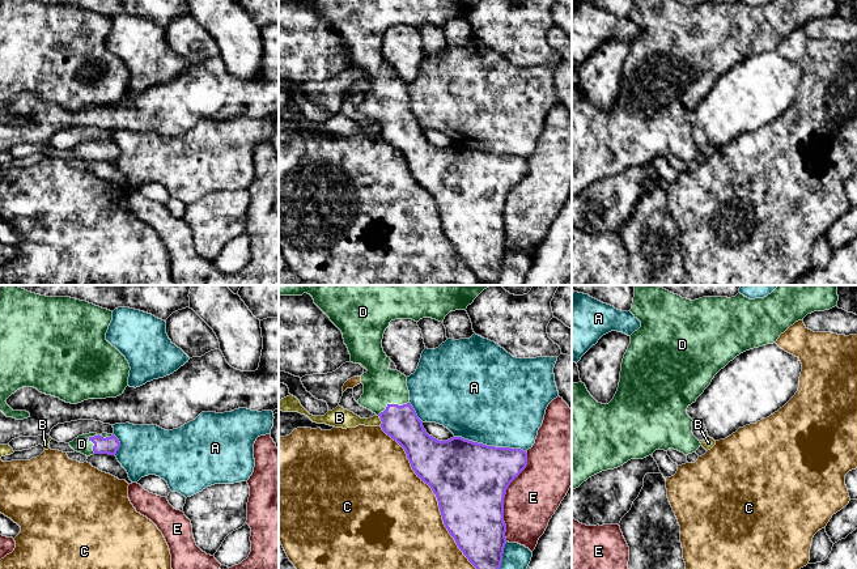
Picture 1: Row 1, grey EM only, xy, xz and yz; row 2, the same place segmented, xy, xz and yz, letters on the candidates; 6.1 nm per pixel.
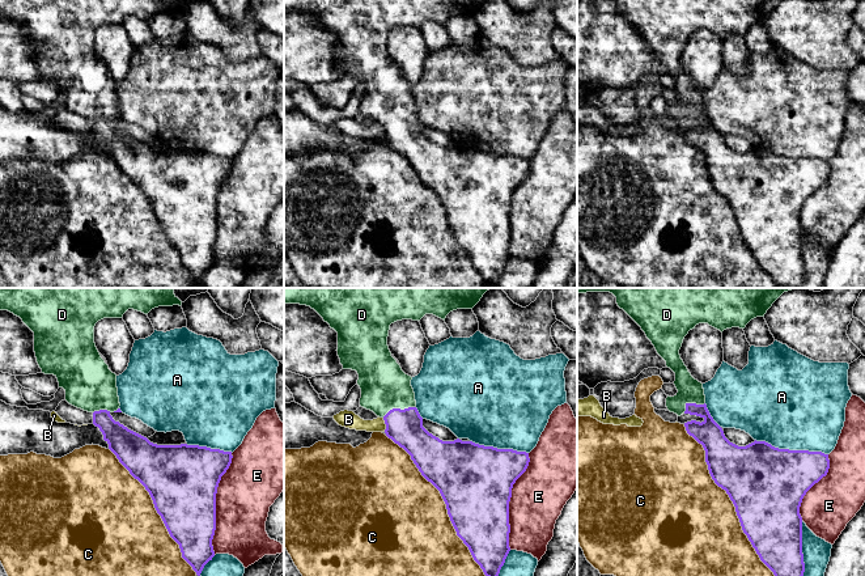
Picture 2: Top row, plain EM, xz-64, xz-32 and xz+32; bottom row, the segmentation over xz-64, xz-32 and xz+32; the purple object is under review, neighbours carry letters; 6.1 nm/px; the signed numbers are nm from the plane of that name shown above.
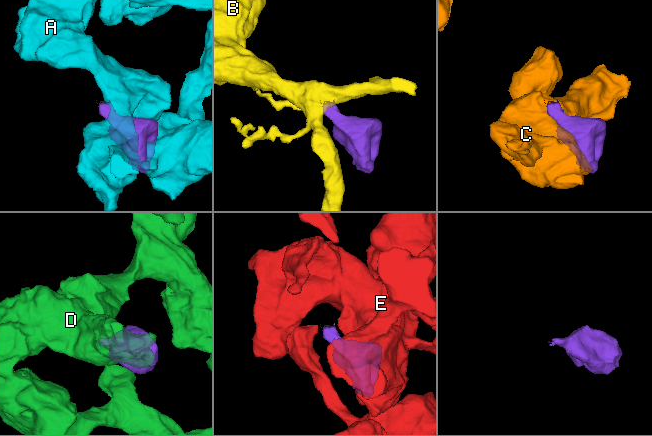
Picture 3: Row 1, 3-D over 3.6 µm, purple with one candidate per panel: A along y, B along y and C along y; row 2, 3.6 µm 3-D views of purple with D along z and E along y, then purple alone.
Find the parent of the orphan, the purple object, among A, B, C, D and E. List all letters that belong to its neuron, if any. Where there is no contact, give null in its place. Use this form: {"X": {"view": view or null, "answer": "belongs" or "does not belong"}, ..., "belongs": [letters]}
{"A": {"view": "xz", "answer": "does not belong"}, "B": {"view": "xz", "answer": "does not belong"}, "C": {"view": "xz", "answer": "does not belong"}, "D": {"view": "xy", "answer": "belongs"}, "E": {"view": "xz", "answer": "does not belong"}, "belongs": ["D"]}

